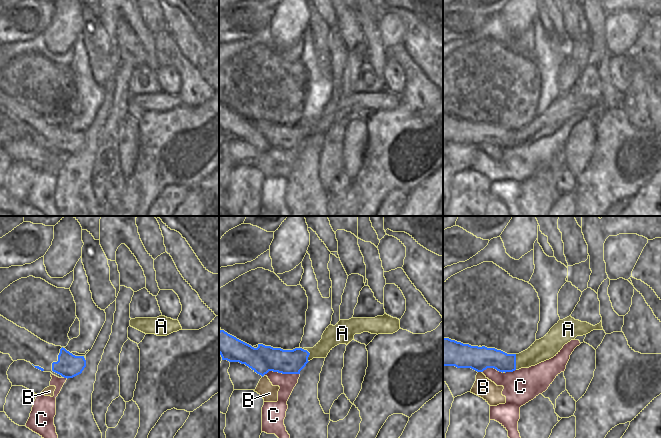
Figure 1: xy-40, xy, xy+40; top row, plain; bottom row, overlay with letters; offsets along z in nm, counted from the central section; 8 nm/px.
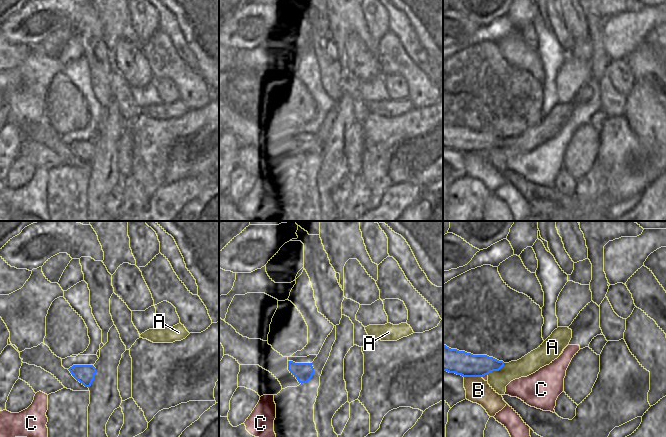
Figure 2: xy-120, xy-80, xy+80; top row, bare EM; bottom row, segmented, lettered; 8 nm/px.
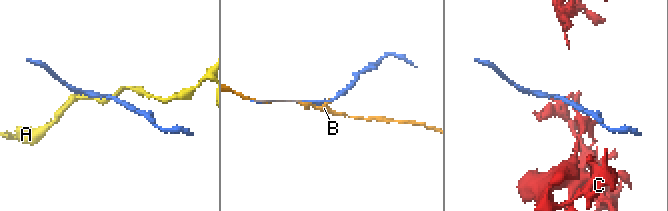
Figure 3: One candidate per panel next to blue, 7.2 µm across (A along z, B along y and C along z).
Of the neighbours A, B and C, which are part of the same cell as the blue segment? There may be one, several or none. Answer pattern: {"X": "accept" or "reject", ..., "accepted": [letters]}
{"A": "reject", "B": "reject", "C": "reject", "accepted": []}

